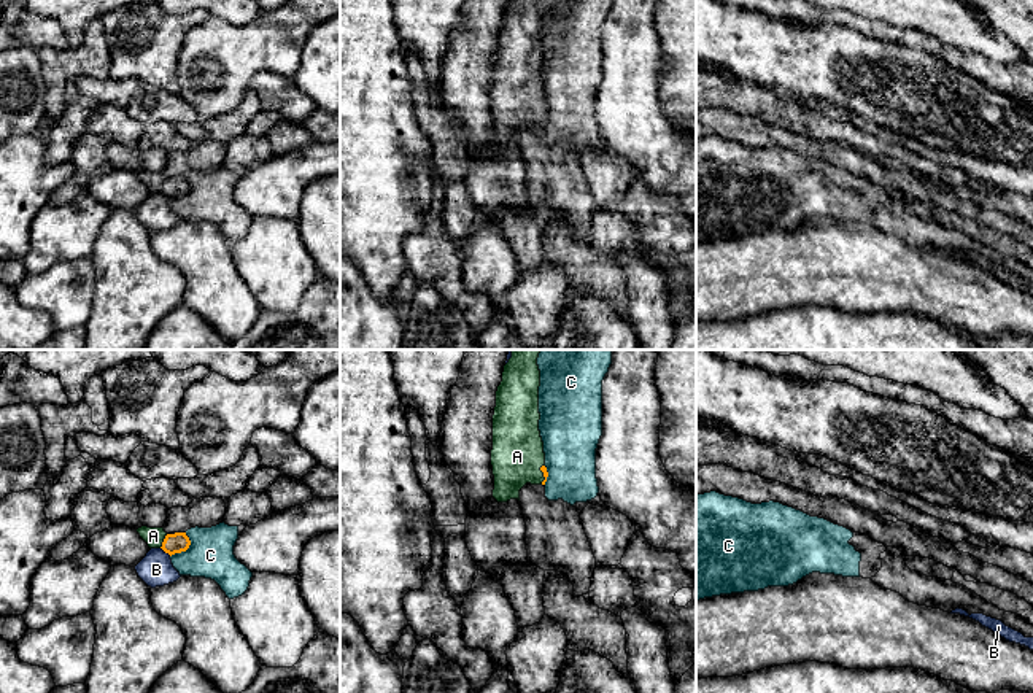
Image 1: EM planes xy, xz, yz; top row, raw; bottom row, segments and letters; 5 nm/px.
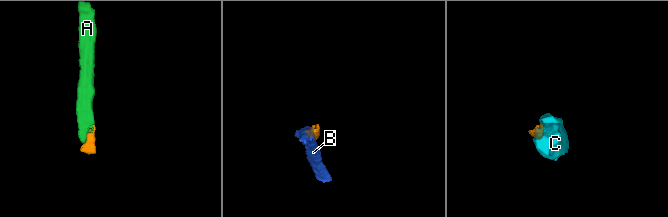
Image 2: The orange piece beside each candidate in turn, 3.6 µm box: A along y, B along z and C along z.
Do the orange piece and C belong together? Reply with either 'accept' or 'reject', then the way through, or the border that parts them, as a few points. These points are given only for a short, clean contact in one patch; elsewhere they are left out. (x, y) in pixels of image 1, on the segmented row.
reject; border xy (186, 533), (189, 545), (170, 557)

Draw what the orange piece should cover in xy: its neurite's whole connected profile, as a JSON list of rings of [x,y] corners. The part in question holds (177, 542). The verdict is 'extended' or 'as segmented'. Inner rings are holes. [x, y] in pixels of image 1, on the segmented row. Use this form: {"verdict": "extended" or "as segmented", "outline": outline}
{"verdict": "extended", "outline": [[[141,526],[137,529],[140,537],[148,544],[149,548],[162,548],[170,556],[175,553],[186,552],[191,545],[186,532],[167,534],[164,528]]]}

